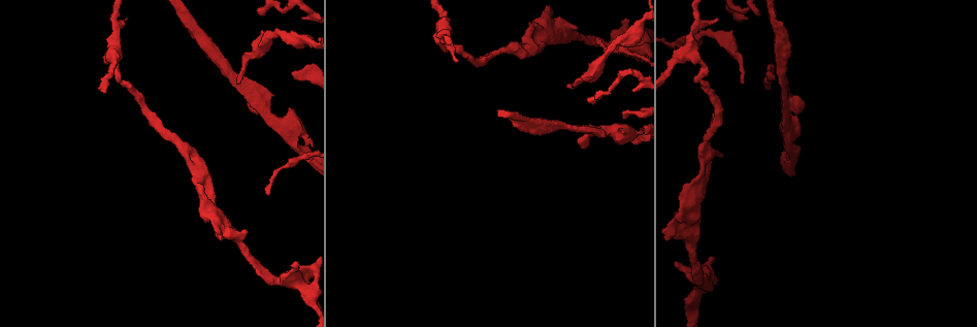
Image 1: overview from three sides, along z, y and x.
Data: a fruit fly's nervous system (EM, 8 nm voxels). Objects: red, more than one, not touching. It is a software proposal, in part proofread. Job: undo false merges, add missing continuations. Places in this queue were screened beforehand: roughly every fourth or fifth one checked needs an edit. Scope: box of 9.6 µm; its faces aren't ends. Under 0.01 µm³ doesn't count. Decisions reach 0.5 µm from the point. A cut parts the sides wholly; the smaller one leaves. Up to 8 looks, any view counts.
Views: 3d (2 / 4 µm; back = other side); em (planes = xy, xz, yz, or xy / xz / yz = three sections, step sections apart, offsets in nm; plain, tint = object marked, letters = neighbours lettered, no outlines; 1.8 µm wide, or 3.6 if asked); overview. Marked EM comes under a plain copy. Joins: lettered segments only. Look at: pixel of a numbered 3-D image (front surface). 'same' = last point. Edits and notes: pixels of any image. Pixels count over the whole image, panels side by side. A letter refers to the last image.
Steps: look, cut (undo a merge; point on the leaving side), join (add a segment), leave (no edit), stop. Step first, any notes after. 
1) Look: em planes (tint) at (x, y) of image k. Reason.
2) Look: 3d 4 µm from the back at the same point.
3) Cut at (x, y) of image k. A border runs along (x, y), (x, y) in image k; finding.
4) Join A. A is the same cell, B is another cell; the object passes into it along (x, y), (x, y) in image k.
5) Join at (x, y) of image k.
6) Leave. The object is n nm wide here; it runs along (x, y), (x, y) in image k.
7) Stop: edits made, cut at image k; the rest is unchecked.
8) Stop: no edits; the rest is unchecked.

Look: em planes (letters) at (741, 83) of image 1. Tapers out.

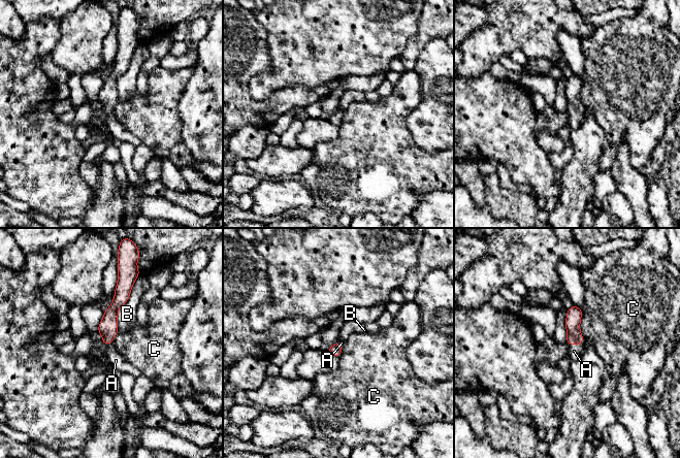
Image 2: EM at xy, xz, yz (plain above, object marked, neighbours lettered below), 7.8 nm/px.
Join A. A is the same cell, B and C are other cells; the object passes into it along (574, 315), (575, 344), (574, 351) in image 2; it goes on there.

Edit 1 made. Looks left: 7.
Look: overview. See it whole again.

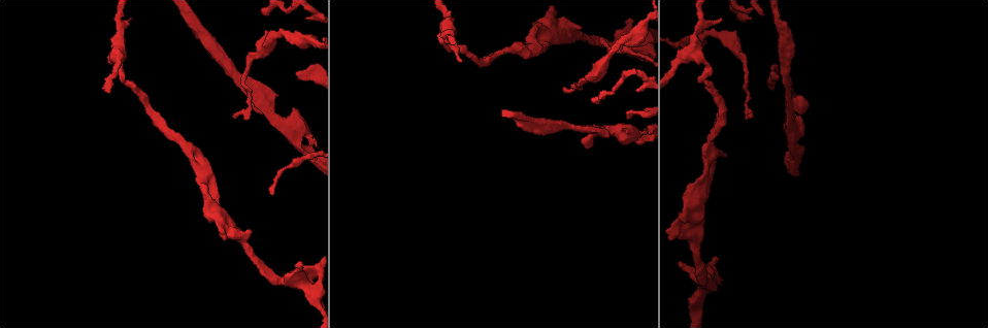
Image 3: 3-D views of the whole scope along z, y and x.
Look: em xy step 8 (tint) at (599, 102) of image 3. Long arm stops here.

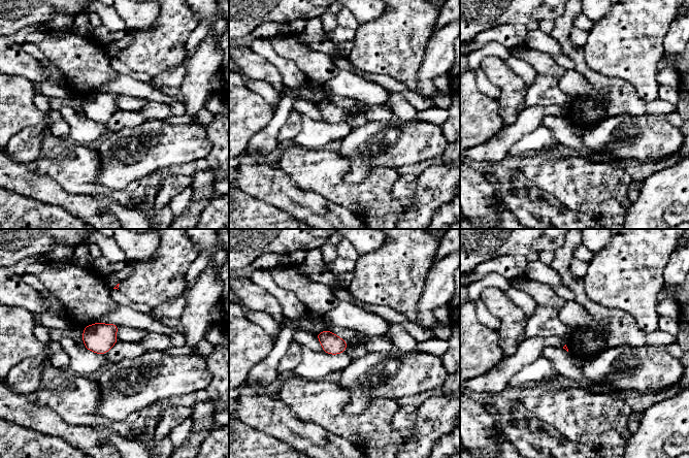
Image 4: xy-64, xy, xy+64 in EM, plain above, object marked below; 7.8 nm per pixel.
Look: em planes (letters) at the same point. Another direction.

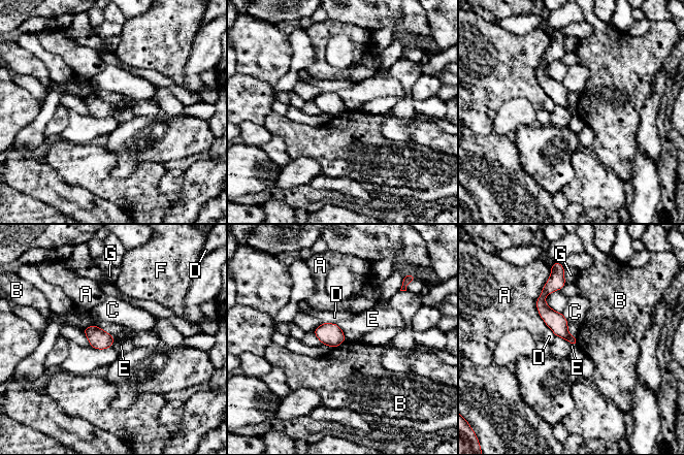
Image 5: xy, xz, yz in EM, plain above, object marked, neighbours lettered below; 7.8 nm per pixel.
Leave. The object is 130 nm wide here; the longest contact is with A, 440 nm; A, B, C, D, E, F and G are other cells; none of them fits.

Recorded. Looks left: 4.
Look: 3d 2 µm at (777, 74) of image 3. An open end.

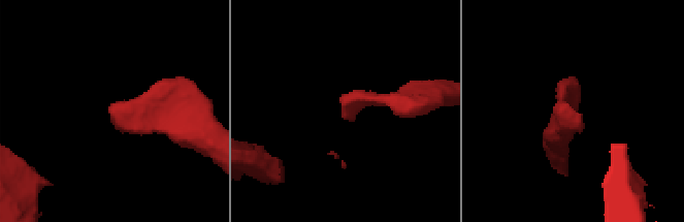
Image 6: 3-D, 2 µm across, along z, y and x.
Look: em planes (letters) at (581, 116) of image 6.

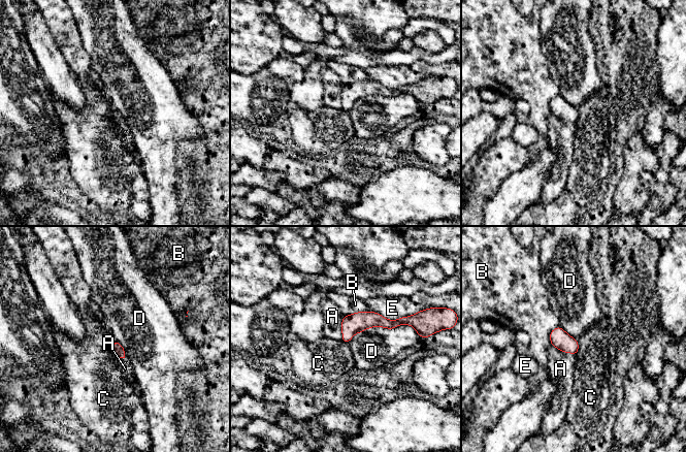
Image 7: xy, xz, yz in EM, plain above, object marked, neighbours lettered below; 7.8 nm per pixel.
Leave. A, B, C, D and E are other cells; it runs along (403, 320), (361, 321), (345, 338) in image 7; none of them fits.

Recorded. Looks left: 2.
Stop: edits made, join at image 2; the rest is unchecked.

